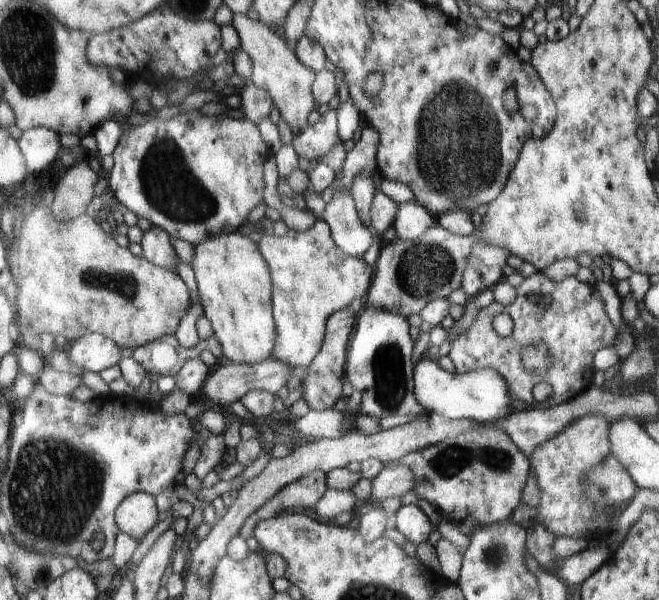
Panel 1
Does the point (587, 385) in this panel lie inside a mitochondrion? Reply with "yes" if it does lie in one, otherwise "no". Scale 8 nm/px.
no

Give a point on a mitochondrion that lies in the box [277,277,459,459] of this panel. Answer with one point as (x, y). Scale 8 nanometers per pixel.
(389, 366)

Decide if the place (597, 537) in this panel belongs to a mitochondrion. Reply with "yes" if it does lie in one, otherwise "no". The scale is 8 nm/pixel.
no

